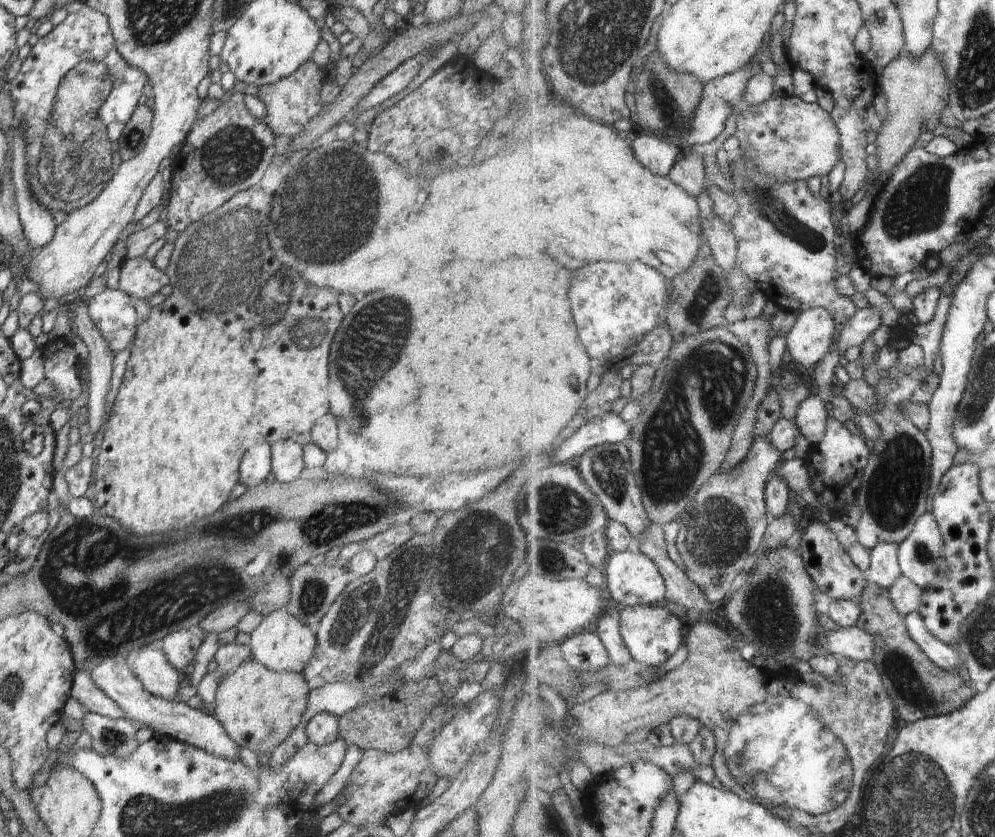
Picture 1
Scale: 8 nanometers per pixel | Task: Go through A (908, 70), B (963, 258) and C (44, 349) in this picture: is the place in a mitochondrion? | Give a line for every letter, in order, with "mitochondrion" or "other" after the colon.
A: other
B: other
C: other

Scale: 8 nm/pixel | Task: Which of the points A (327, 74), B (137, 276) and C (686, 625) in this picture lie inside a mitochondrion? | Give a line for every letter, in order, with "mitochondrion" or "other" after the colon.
A: other
B: other
C: other

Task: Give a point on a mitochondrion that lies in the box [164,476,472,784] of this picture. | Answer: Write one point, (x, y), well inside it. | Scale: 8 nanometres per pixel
(399, 594)

